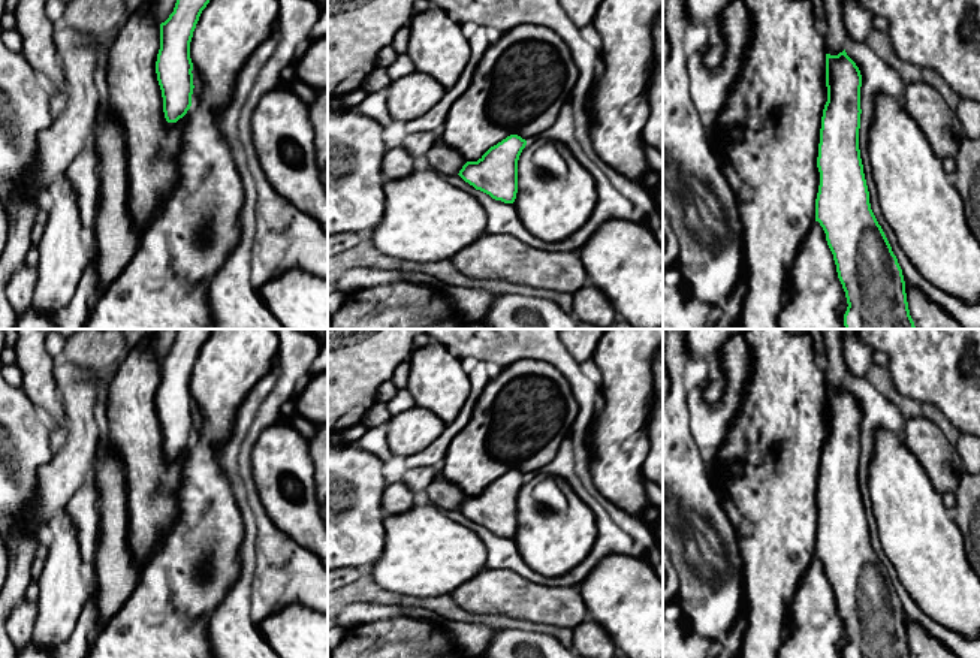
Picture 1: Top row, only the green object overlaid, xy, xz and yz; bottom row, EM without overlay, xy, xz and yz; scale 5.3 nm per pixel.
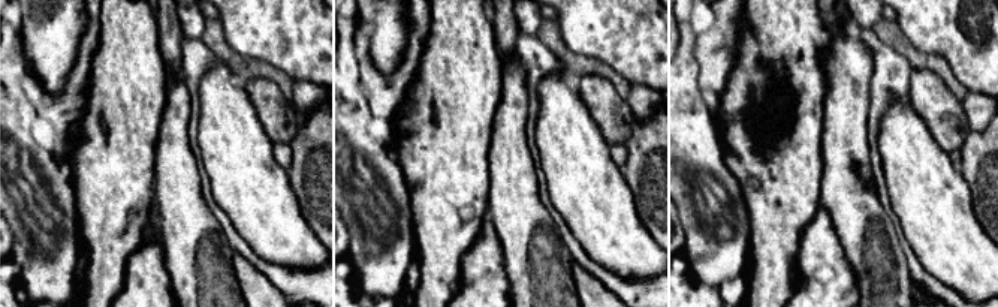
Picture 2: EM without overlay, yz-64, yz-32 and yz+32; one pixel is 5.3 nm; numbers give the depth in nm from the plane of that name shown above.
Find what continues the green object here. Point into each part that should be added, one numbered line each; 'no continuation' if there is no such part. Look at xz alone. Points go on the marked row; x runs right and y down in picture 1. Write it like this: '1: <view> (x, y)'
1: xz (522, 81)

